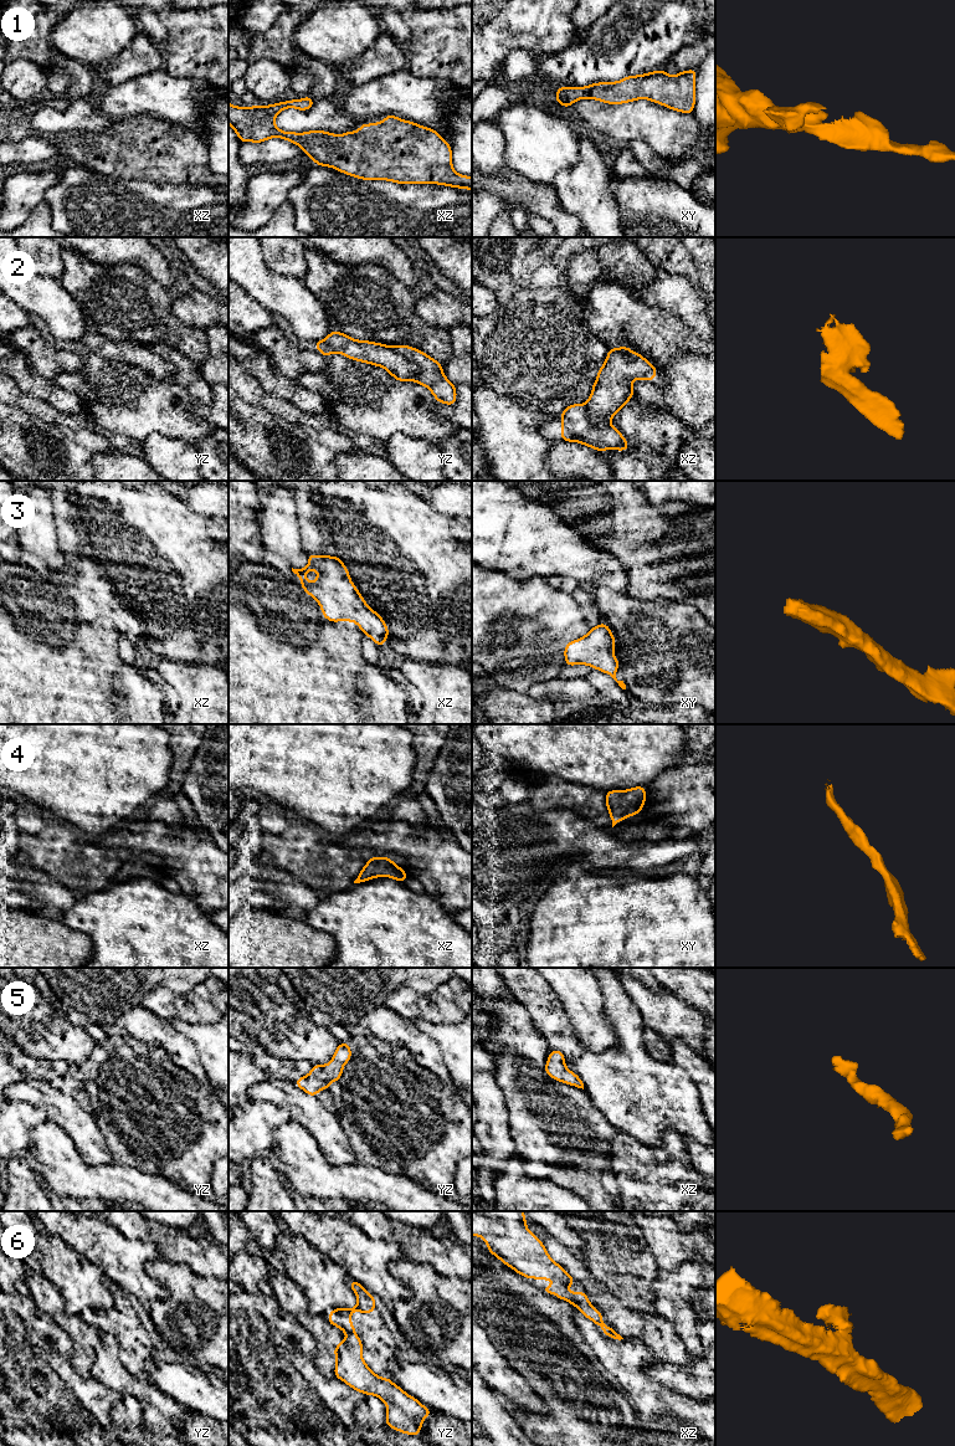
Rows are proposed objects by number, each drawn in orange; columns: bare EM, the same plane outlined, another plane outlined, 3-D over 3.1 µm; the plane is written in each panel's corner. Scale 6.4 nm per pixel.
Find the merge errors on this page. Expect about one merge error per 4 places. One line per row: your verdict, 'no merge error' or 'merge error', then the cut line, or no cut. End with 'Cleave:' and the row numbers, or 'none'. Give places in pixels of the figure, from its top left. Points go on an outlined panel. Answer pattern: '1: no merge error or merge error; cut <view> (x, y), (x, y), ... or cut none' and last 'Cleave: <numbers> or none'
1: no merge error; cut none
2: merge error; cut yz (394, 347), (414, 364), (416, 370), (415, 380)
3: no merge error; cut none
4: no merge error; cut none
5: no merge error; cut none
6: merge error; cut yz (353, 1333), (347, 1334)
Cleave: 2, 6

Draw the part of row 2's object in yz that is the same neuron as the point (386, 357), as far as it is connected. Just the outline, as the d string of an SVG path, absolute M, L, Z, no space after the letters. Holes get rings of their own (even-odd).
M333 330L324 340L315 342L315 349L324 357L340 353L346 358L387 370L397 381L415 381L417 370L414 363L402 357L395 347L369 340L356 340L348 334Z

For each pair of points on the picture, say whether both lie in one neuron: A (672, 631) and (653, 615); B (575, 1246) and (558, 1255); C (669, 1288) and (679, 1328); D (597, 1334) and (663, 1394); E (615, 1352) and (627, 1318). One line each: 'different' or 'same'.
A: same
B: different
C: same
D: same
E: different

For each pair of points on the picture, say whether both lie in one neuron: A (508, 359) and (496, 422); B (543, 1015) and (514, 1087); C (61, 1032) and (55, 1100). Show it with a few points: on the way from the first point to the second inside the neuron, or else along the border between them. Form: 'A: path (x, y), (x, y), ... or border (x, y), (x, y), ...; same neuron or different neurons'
A: border (484, 381), (498, 394), (527, 409); different neurons
B: border (529, 1015), (534, 1027), (545, 1039); different neurons
C: border (85, 1062), (70, 1065); different neurons

